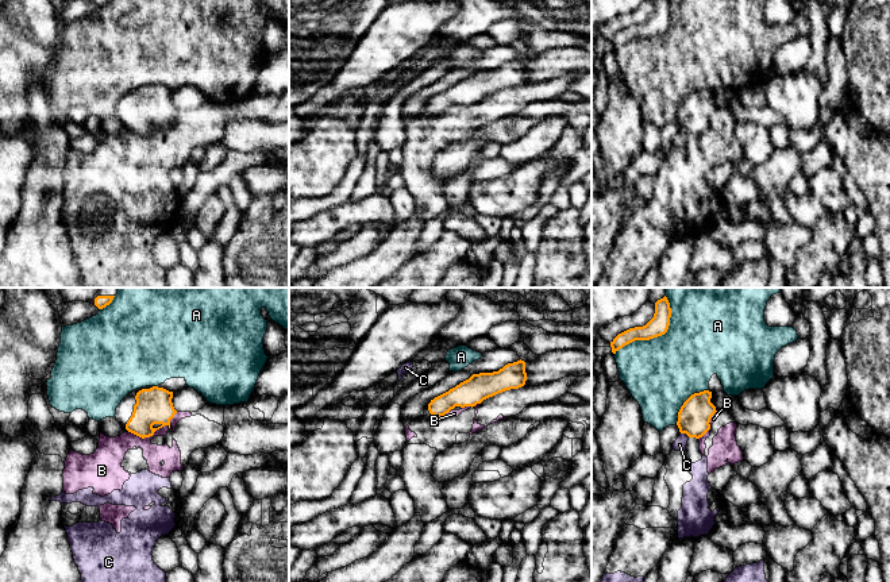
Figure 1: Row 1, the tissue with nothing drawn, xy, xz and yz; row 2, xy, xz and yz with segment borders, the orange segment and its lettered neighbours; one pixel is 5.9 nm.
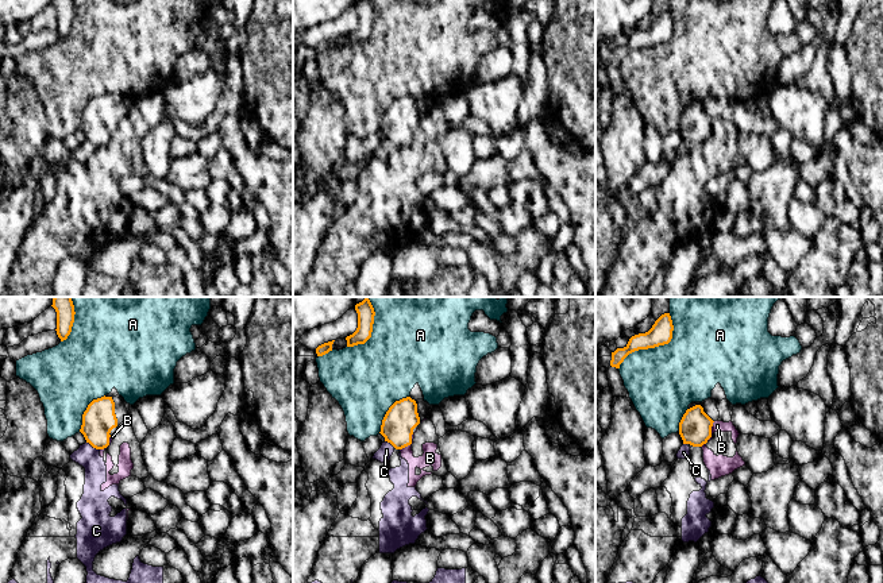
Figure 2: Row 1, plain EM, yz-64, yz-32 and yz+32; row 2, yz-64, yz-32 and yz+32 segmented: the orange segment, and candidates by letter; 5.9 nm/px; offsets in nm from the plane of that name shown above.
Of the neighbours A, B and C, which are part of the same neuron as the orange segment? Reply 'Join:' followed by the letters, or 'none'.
Join: none

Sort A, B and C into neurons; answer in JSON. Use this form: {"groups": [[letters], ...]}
{"groups": [["A"], ["B", "C"]]}

